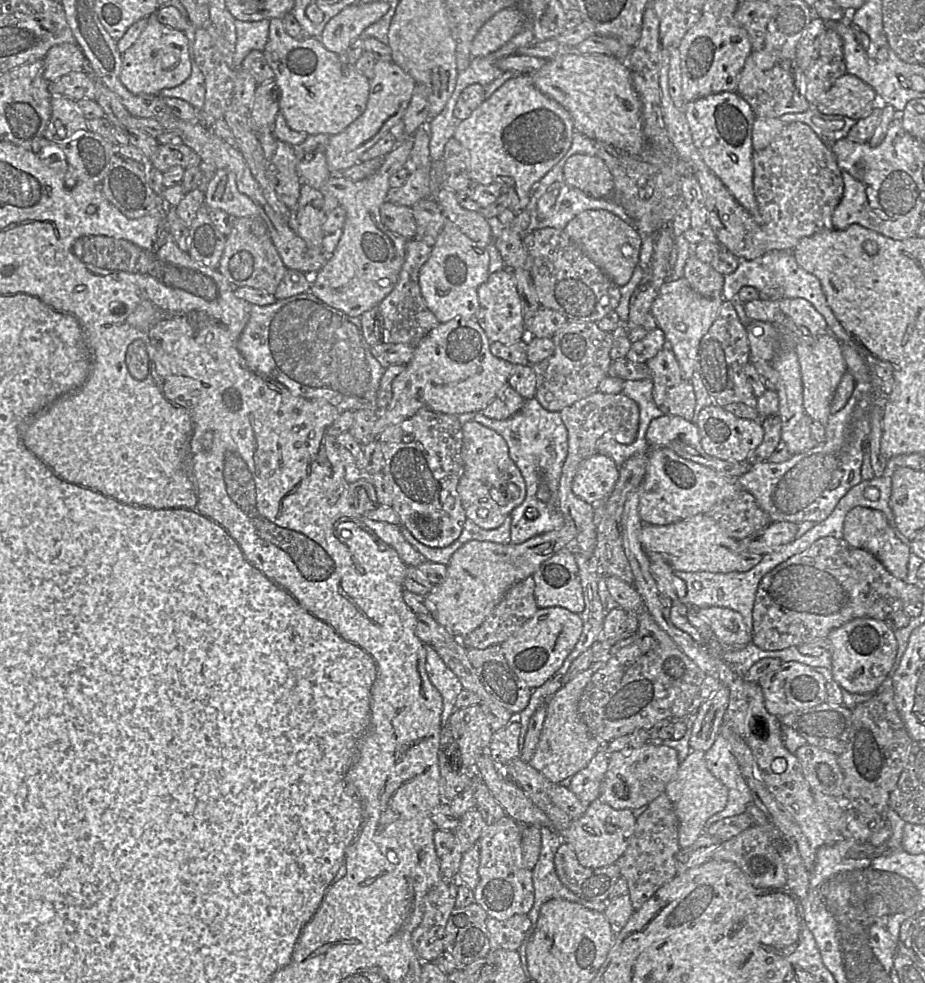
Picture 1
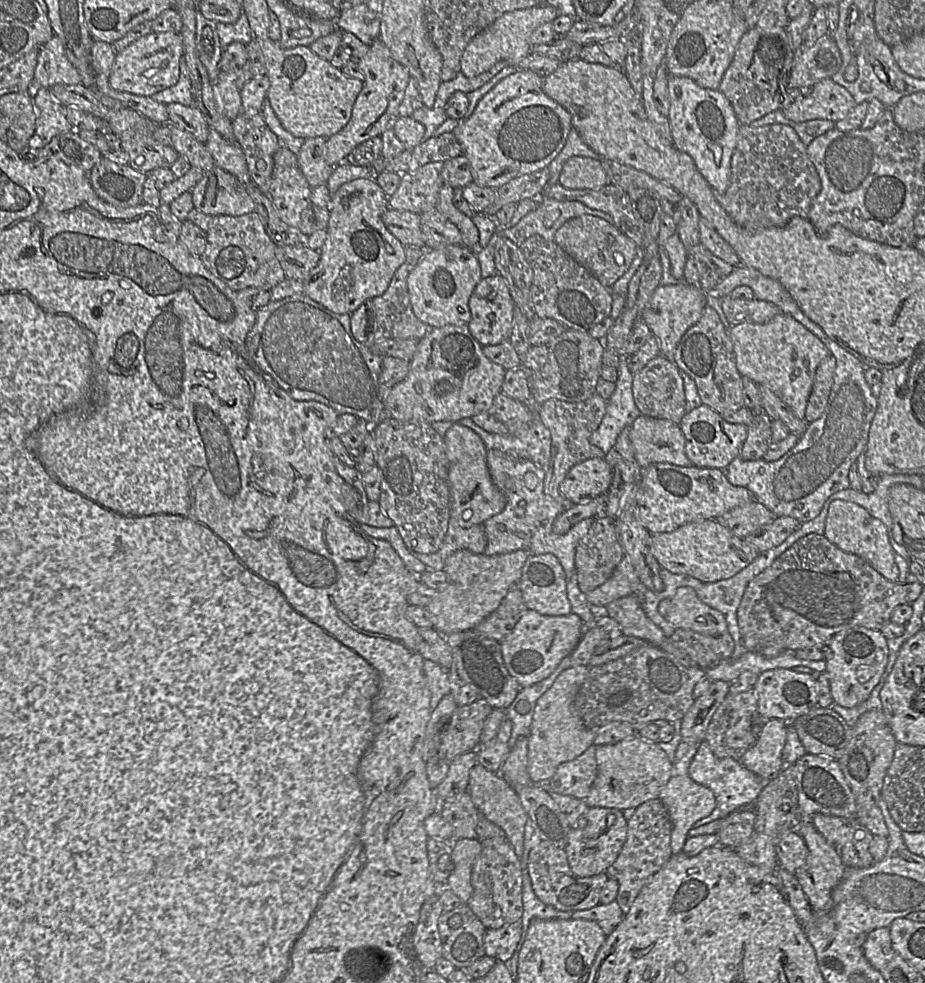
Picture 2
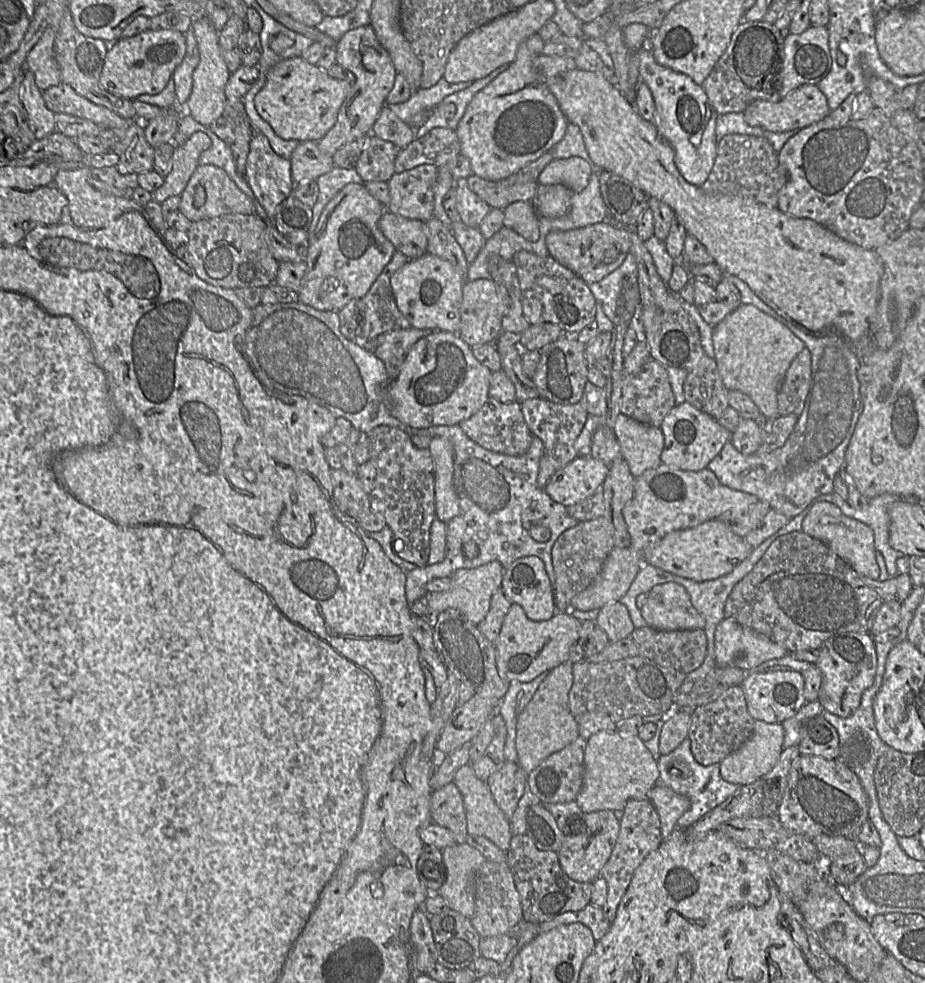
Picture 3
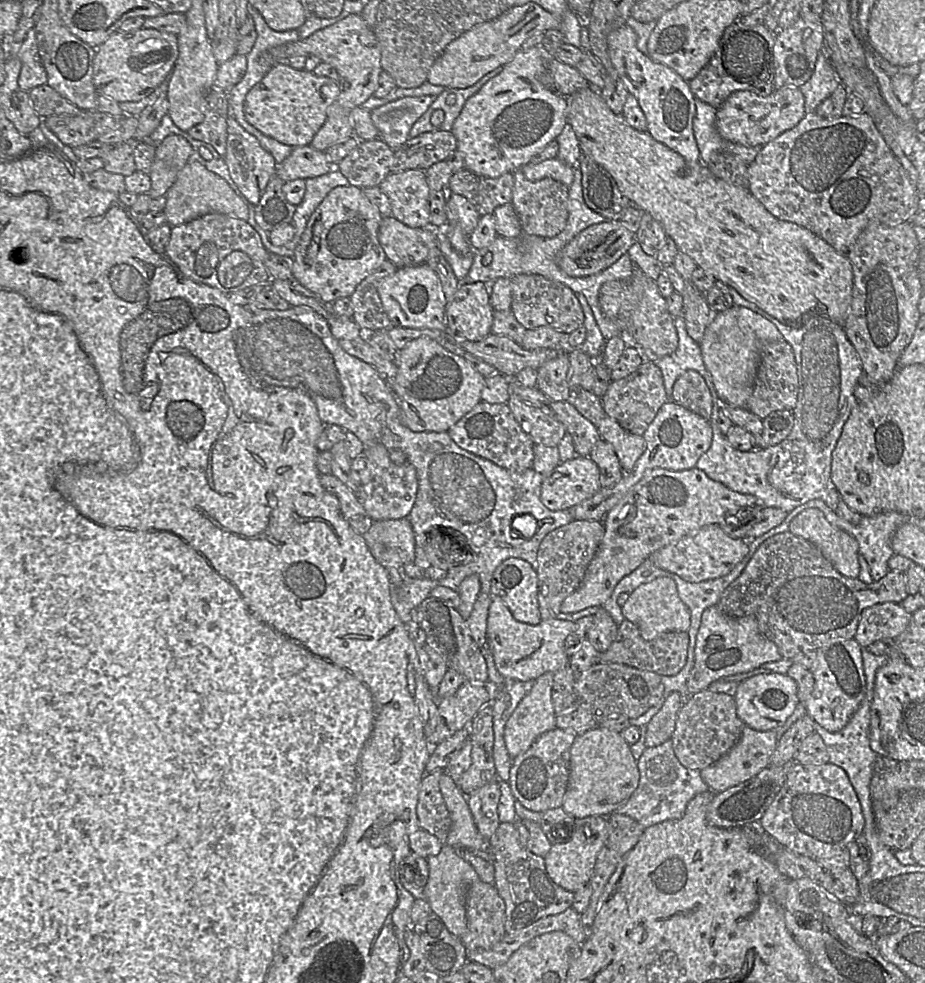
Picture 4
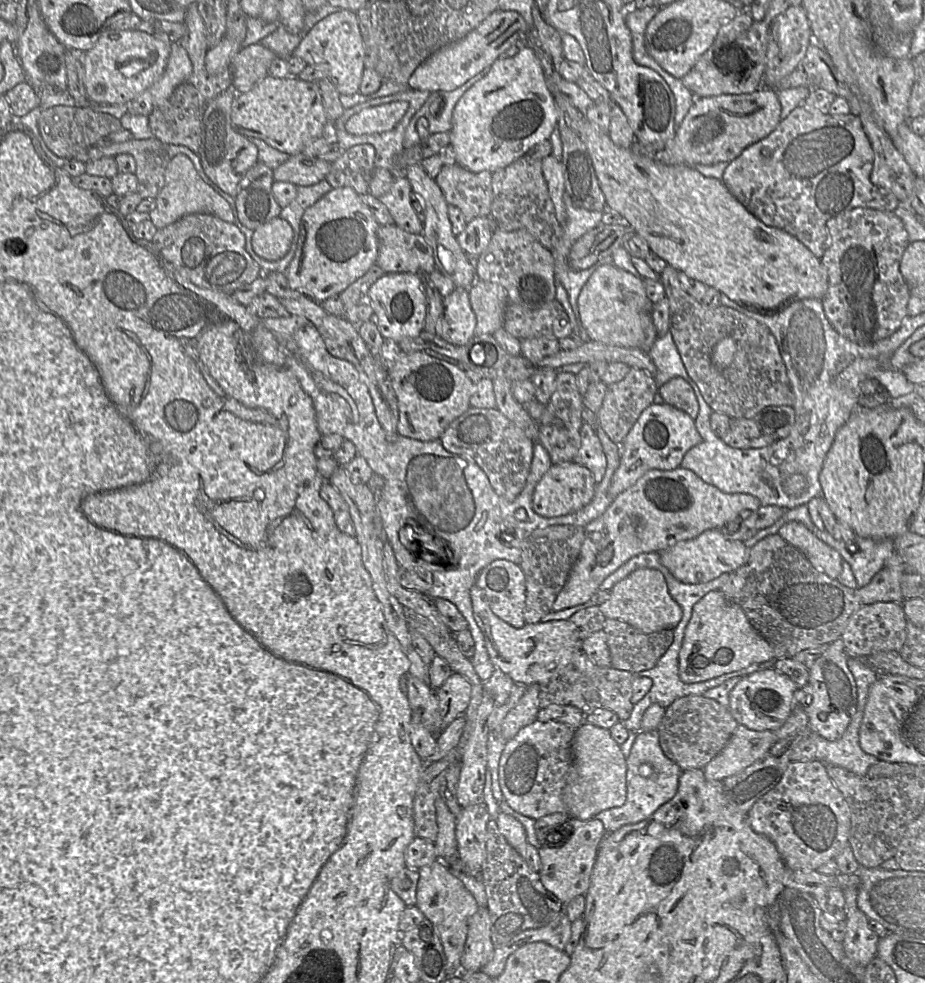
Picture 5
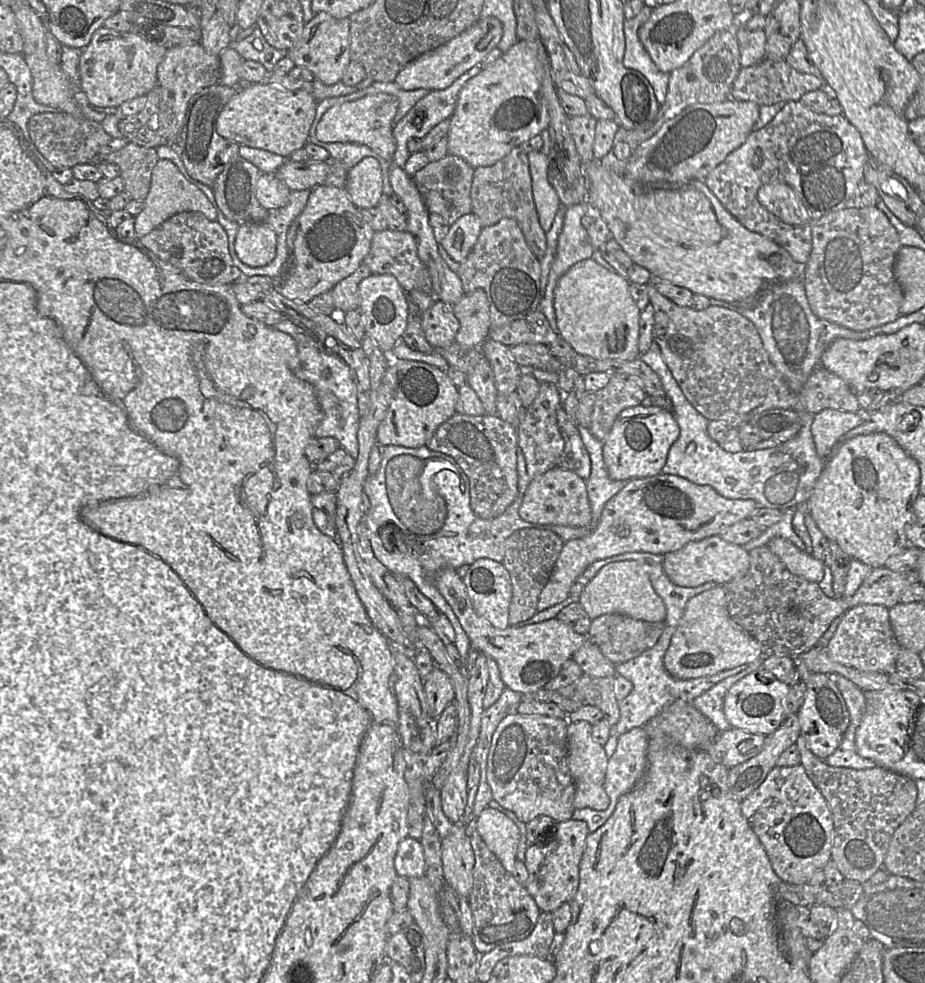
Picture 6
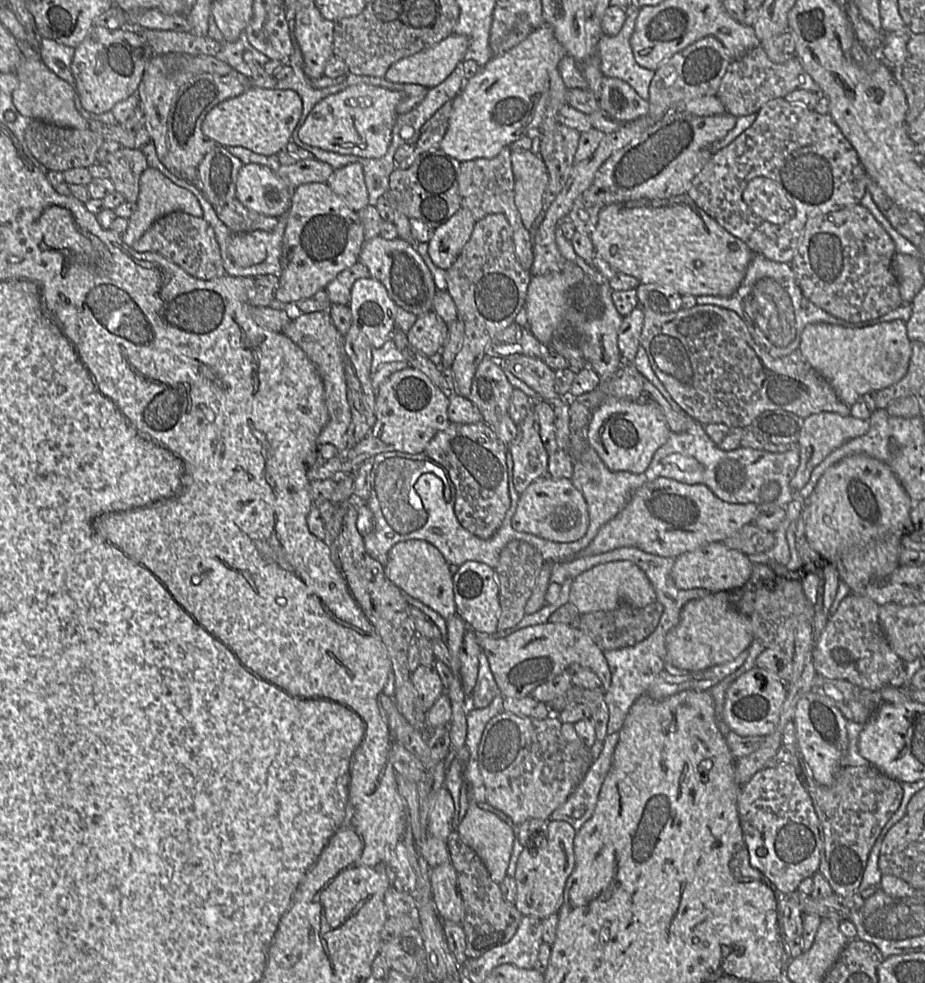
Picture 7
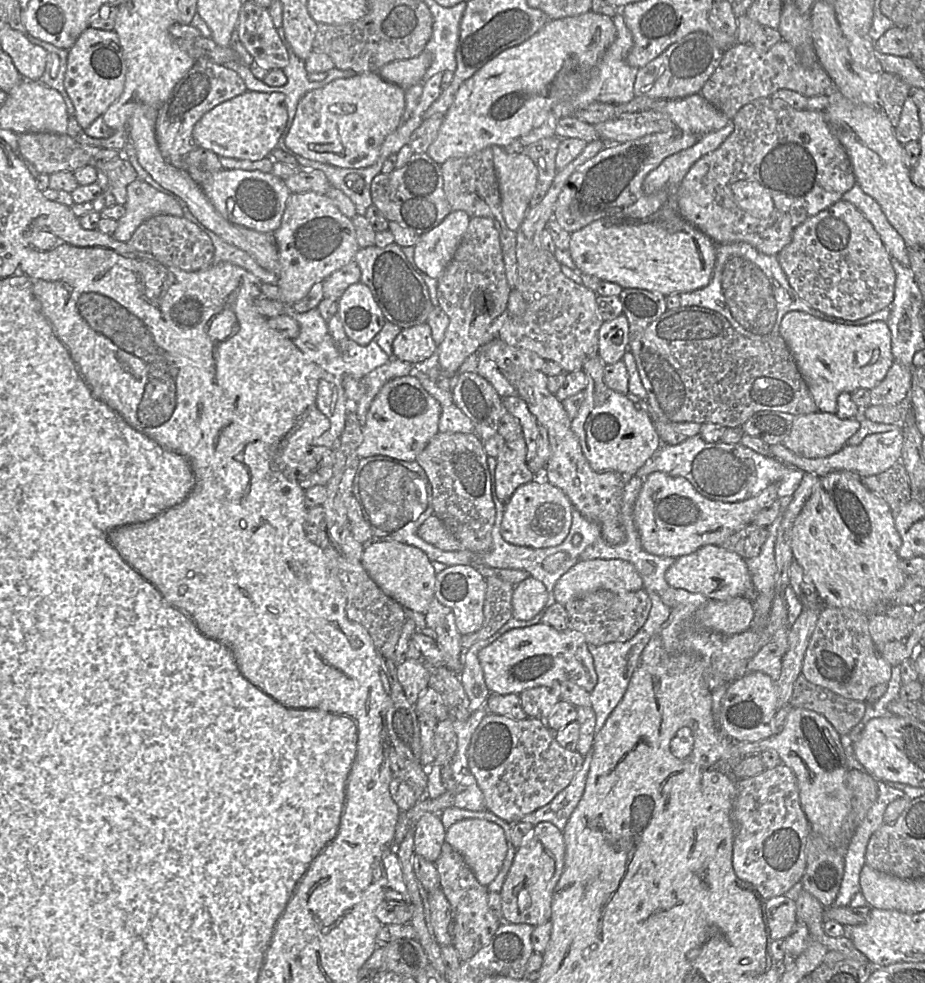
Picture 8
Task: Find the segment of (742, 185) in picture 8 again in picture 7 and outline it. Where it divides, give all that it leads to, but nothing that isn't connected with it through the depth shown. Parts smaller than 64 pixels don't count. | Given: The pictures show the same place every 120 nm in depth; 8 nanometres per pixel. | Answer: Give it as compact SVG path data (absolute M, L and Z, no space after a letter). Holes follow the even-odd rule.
M756 177L743 191L743 200L761 219L784 224L793 218L795 209L783 189L773 180Z

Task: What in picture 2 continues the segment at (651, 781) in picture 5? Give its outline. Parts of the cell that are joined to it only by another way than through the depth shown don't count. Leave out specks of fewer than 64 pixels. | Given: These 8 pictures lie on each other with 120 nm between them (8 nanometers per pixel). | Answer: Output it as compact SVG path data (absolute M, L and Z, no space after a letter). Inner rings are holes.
M706 741L698 744L698 750L689 766L689 776L696 783L709 788L716 799L716 806L712 813L697 821L694 827L716 819L724 819L742 807L753 806L766 783L766 780L747 770L738 760L731 757L716 757Z

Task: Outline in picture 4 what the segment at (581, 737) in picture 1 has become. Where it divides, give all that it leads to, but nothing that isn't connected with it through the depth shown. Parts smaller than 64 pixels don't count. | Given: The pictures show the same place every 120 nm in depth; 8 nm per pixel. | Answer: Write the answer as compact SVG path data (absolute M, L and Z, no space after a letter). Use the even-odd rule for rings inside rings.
M547 672L537 678L530 692L509 717L505 726L504 740L512 759L526 752L540 735L557 728L556 712L552 702L553 679L552 672Z

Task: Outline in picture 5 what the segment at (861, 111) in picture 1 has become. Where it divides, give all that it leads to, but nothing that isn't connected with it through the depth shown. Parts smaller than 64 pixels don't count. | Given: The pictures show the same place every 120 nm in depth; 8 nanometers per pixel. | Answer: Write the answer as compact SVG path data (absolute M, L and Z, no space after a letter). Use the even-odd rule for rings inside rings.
M762 87L753 93L696 98L674 137L655 153L654 158L666 165L689 167L729 163L748 146L767 137L781 120L778 92L770 87Z

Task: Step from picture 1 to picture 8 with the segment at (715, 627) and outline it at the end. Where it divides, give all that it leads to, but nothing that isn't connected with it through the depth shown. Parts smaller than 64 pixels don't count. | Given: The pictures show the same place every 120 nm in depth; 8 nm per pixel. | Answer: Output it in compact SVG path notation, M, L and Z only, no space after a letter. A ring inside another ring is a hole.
M620 559L579 560L557 581L556 602L565 605L583 594L597 591L638 591L643 580L635 567Z

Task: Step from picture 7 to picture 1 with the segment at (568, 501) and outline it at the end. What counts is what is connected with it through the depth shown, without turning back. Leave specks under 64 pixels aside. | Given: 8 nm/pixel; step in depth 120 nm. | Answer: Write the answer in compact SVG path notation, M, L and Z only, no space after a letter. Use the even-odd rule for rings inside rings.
M593 455L580 463L572 481L572 492L590 504L604 502L616 486L619 470L612 458Z

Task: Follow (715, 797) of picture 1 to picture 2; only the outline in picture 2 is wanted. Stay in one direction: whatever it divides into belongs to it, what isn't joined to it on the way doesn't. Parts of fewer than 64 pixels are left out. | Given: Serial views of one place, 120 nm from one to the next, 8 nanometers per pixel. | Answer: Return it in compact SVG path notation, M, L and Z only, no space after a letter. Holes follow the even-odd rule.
M682 740L679 743L675 753L671 778L658 796L666 806L672 821L671 849L673 854L683 852L689 831L694 827L694 824L709 816L716 806L714 793L709 788L696 783L689 776L689 766L697 750L698 743L695 741Z

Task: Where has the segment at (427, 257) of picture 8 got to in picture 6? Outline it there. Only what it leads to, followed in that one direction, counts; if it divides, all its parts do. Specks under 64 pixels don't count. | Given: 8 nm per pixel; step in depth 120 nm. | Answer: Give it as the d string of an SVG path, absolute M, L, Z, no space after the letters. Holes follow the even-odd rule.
M474 213L465 214L450 225L448 234L439 244L453 261L462 263L469 255L482 229L483 226Z

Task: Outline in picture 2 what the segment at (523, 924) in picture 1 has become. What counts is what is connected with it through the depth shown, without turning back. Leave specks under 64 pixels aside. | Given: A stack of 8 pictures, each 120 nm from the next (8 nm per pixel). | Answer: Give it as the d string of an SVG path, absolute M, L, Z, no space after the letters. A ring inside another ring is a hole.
M520 921L498 929L486 929L484 935L485 955L506 962L513 956L521 936L522 925Z

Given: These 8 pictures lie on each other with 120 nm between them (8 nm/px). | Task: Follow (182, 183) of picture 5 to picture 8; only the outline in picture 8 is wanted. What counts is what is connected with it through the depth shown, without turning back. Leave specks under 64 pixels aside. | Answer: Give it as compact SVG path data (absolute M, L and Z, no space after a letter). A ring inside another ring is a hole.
M137 179L127 187L127 200L124 204L125 214L118 219L118 227L112 237L120 242L128 242L135 230L146 220L157 215L174 215L177 217L184 216L182 204L173 196L160 191L147 182Z

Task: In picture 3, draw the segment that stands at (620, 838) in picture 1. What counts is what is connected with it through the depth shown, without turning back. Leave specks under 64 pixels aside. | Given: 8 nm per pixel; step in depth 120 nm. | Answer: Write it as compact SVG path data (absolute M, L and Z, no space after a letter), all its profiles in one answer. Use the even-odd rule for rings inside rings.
M600 810L584 814L586 832L566 835L557 852L564 873L576 882L593 882L609 860L620 831L620 819L612 810Z

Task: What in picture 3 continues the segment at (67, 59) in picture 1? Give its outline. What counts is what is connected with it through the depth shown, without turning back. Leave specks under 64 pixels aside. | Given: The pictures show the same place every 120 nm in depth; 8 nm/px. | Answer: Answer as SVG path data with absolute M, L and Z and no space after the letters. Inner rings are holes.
M48 27L28 53L25 68L33 74L37 87L44 91L61 82L54 55L55 31Z

